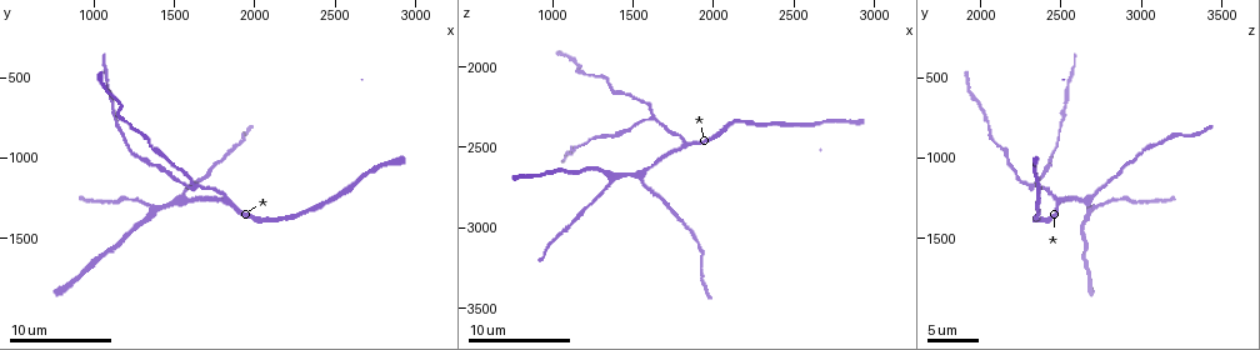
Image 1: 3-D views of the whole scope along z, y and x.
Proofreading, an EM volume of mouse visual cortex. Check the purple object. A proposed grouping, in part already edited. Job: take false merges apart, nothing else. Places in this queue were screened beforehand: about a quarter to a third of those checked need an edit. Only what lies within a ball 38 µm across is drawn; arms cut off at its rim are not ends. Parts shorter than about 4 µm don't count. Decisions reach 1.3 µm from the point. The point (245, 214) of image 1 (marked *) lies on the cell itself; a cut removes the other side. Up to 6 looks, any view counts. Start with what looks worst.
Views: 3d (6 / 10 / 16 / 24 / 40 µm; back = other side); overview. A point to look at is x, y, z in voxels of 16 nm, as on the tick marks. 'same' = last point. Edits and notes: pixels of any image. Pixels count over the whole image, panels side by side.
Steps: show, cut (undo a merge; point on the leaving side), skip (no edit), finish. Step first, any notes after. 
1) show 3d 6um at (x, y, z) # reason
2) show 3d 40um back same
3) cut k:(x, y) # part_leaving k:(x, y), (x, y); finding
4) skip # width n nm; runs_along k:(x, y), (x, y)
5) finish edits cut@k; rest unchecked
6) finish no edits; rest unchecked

show 3d 10um at (1540, 1260, 2680) # four or more arms meet

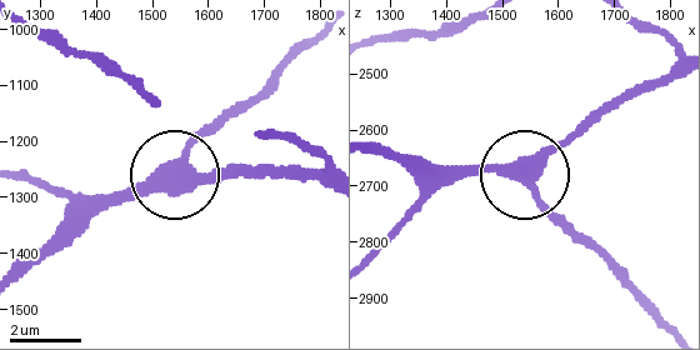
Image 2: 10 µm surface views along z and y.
show 3d 6um at (1545, 1245, 2690) # zoom in

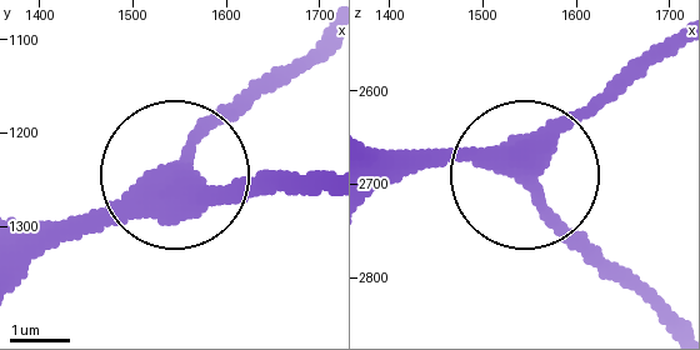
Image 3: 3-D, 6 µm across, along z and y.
skip # width 370 nm; all the same cell

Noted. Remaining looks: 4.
show 3d 10um at (1820, 1260, 2480) # three arms meet

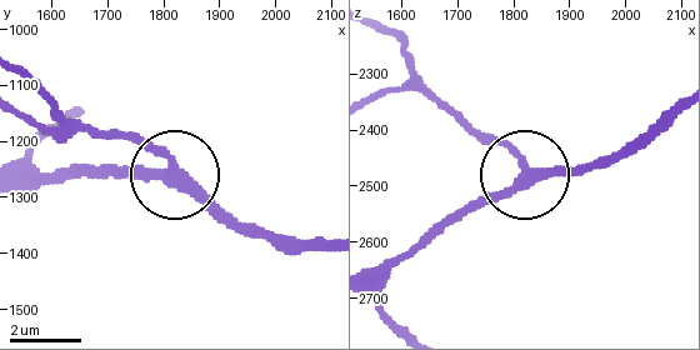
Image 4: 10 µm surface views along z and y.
skip # width 290 nm; runs_along 4:(240, 225), (216, 216), (171, 174), (85, 171); continuous, no second cell

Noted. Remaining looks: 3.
show 3d 10um at (1640, 1180, 2320) # three-way junction

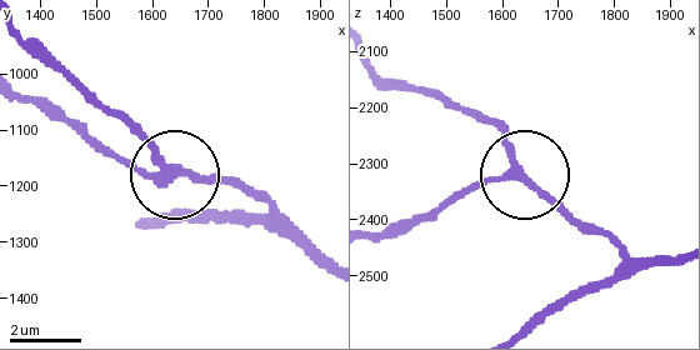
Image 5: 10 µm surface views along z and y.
skip # runs_along 5:(675, 259), (640, 259), (559, 208), (481, 113); one cell here

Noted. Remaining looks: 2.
finish no edits; rest unchecked

